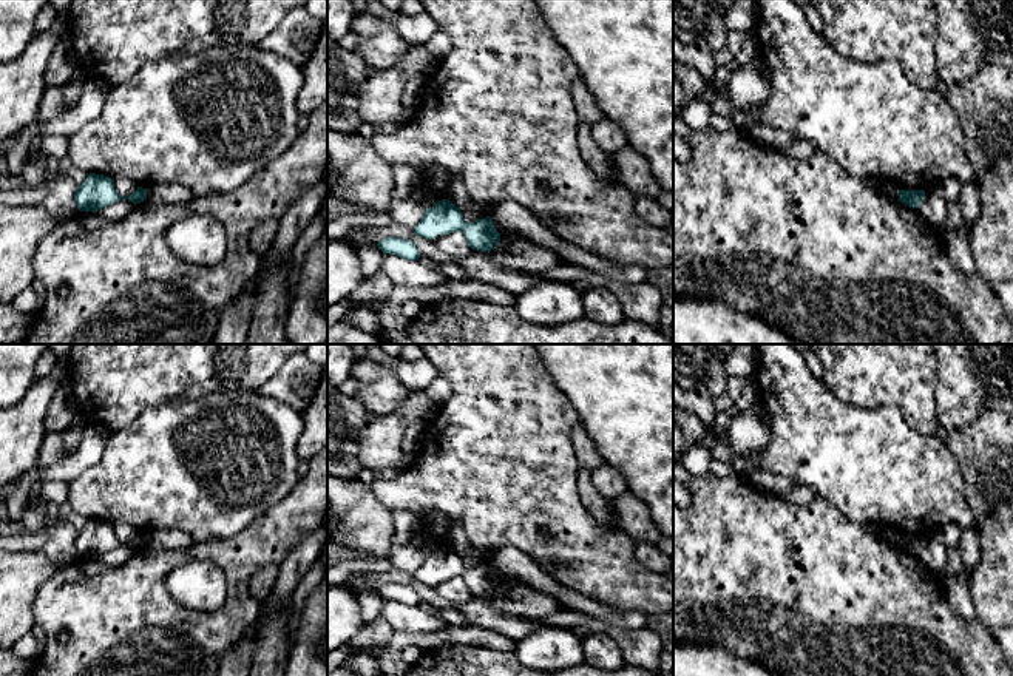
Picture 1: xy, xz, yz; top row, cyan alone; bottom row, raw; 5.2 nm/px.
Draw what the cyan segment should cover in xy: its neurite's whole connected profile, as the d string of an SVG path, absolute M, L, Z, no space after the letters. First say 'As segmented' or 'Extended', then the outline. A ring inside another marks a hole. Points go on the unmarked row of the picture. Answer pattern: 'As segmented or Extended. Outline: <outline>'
As segmented. Outline: M90 519L86 526L74 539L74 548L79 557L100 557L120 545L128 545L134 551L147 545L147 534L137 532L133 540L120 542L113 528L114 525L108 522Z

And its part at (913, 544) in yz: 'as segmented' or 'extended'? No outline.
as segmented

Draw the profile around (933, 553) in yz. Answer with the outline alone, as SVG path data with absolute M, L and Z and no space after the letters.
M925 536L919 554L920 560L934 573L942 573L947 566L947 548L933 536Z

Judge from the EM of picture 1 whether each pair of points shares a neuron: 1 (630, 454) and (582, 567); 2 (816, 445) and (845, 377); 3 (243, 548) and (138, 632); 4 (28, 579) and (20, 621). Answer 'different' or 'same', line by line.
1: different
2: different
3: same
4: same

